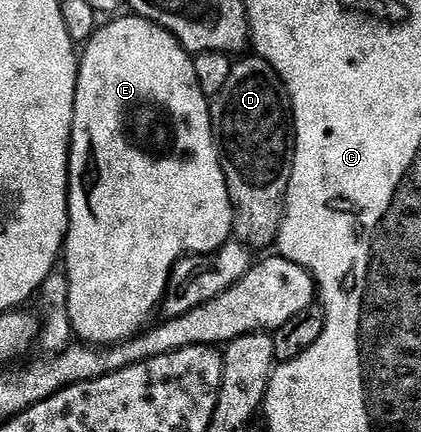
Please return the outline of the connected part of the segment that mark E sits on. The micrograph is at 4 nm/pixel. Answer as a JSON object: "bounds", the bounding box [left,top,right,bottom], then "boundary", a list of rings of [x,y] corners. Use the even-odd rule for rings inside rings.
{"bounds":[63,16,233,346],"boundary":[[[136,16],[121,17],[106,21],[109,22],[106,26],[105,23],[98,25],[91,40],[84,43],[80,51],[73,105],[73,137],[69,139],[69,231],[63,251],[63,278],[67,283],[63,290],[63,309],[69,315],[69,329],[76,341],[91,346],[113,346],[141,333],[150,321],[148,318],[158,313],[173,265],[190,254],[210,254],[230,241],[233,234],[233,205],[223,176],[219,143],[213,136],[210,99],[199,88],[199,80],[195,80],[194,55],[183,49],[181,41],[159,24]]]}

